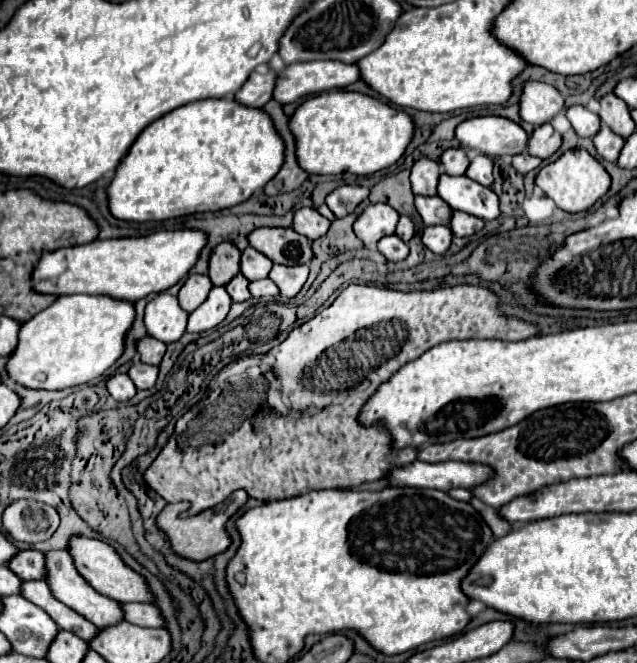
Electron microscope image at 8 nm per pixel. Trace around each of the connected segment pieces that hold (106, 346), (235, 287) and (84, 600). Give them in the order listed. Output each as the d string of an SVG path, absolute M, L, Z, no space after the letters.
M90 294L60 296L52 306L22 324L18 348L6 366L8 374L28 388L62 390L88 384L122 356L124 340L134 318L134 302L128 300Z
M238 274L236 278L232 278L232 282L226 286L226 290L228 290L228 294L230 294L230 298L234 302L244 302L244 300L252 298L252 294L248 290L248 284L250 284L248 278L244 278L242 274Z
M66 550L60 552L48 552L46 554L46 566L48 566L48 576L46 582L52 590L52 594L64 602L66 606L70 606L72 610L76 610L78 614L82 614L84 618L90 618L90 622L94 622L98 628L102 626L114 626L114 622L122 622L122 604L118 604L118 600L112 598L104 598L104 594L98 594L80 574L78 570L74 570L74 560L70 558L70 554Z

